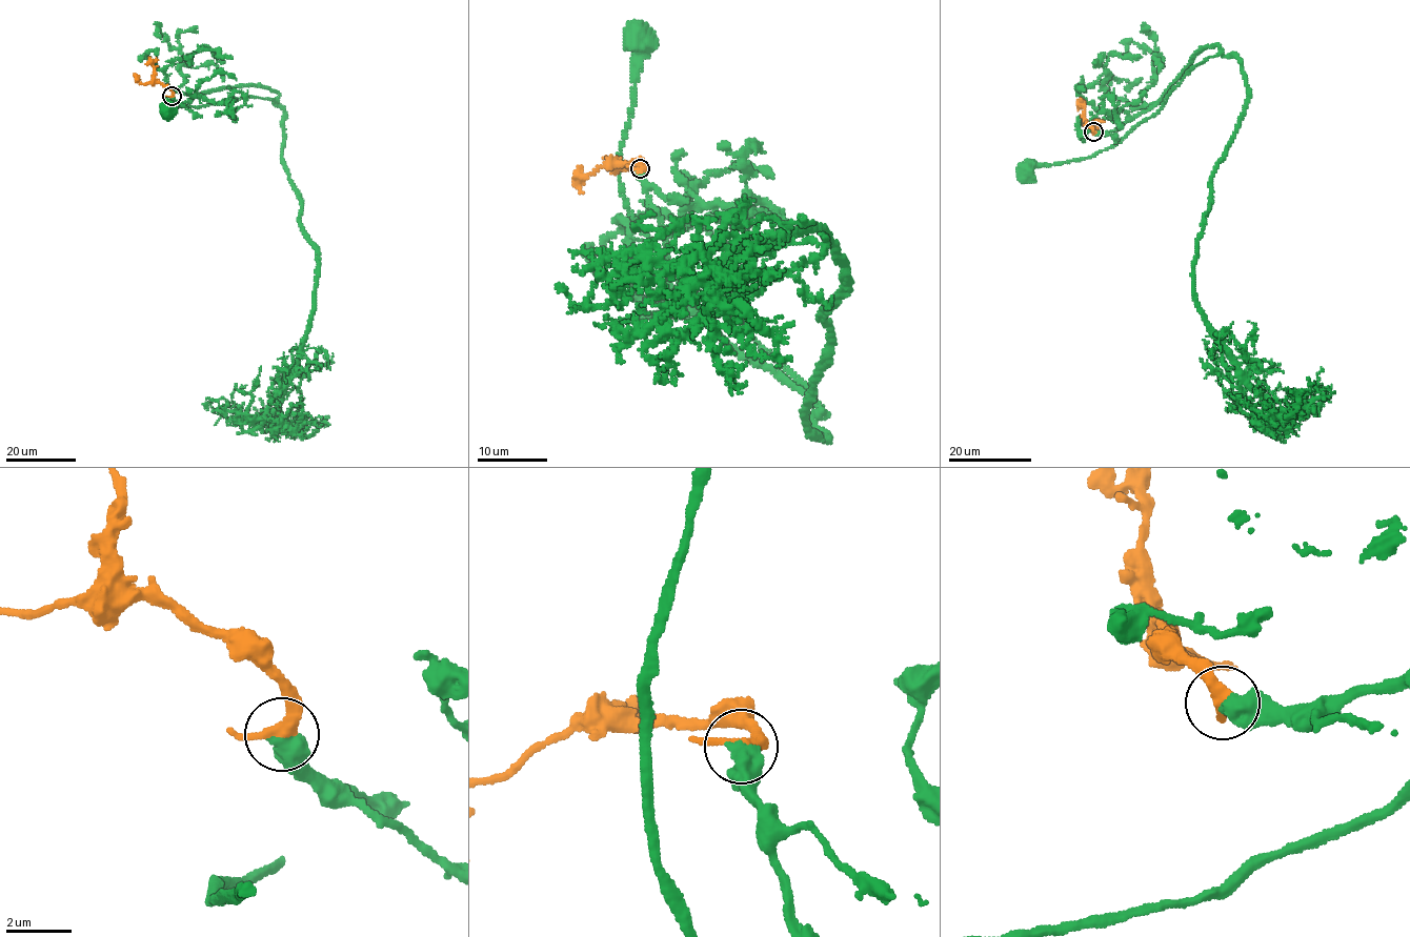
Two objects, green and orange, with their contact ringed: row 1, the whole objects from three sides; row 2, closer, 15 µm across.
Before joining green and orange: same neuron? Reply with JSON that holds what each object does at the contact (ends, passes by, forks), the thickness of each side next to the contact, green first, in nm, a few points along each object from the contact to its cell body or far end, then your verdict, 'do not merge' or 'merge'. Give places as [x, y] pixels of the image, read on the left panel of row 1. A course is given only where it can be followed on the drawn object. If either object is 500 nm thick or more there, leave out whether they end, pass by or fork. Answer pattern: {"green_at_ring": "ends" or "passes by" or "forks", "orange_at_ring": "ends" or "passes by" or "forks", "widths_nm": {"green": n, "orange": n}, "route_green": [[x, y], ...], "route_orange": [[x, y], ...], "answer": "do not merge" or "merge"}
{"widths_nm": {"green": 600, "orange": 360}, "route_green": [[172, 97], [180, 104], [249, 84], [279, 95], [277, 101], [249, 96], [167, 109]], "route_orange": [[172, 97], [172, 93], [158, 82], [145, 84], [140, 79]], "answer": "merge"}

